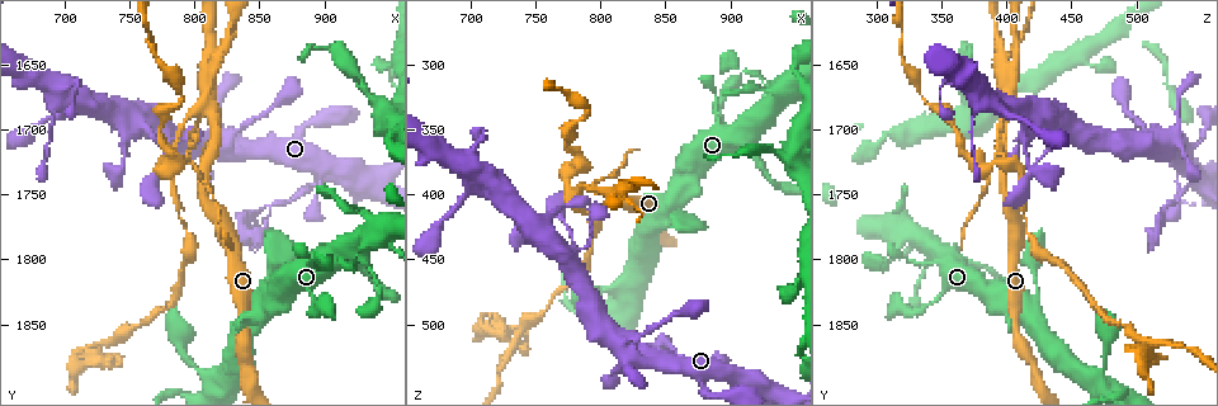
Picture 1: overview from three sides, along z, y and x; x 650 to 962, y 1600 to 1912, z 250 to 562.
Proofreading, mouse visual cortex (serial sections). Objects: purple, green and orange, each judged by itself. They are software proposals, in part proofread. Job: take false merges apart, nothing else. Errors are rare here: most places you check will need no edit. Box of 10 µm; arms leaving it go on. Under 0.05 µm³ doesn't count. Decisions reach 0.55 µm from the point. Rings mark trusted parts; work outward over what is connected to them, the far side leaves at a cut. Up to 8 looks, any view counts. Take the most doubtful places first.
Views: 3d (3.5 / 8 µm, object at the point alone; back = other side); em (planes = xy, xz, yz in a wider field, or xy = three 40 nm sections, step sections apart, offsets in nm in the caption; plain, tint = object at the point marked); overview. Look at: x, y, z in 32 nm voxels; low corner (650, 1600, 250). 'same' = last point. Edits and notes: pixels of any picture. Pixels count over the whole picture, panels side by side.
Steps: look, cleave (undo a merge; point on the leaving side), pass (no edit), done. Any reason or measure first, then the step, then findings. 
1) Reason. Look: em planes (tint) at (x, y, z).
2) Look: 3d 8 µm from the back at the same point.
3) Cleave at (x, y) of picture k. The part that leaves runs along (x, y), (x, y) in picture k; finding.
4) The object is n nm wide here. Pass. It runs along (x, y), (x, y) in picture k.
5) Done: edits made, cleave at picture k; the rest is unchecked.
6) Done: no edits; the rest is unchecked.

Three-way junction. Look: 3d 3.5 µm at (806, 1682, 400).

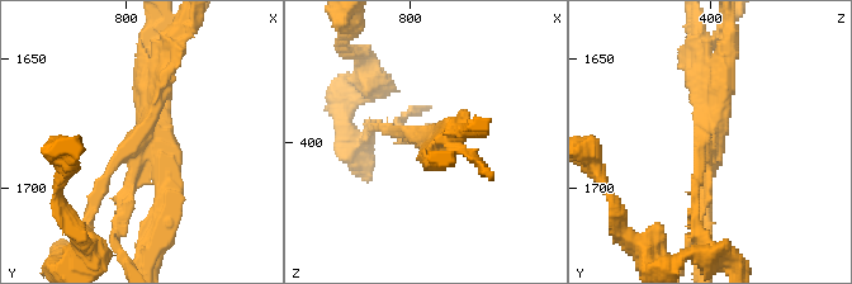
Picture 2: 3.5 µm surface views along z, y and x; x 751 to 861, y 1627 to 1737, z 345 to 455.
Shape alone is not enough. Look: em xy step 2 (tint) at (808, 1682, 400).

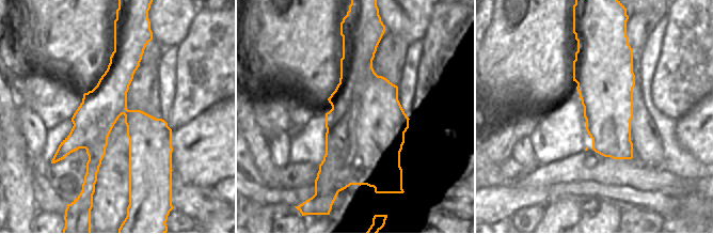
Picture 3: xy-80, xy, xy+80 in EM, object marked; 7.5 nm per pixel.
Look: em xy step 3 (tint) at the same point.

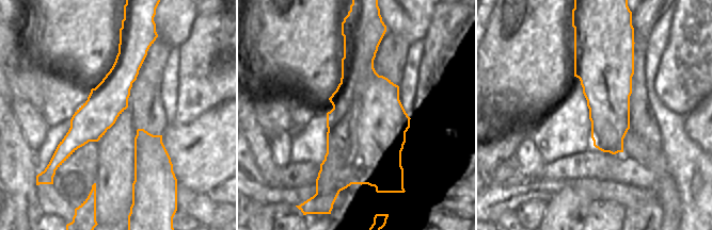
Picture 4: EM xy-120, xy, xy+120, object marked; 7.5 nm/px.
Pass. One cell here.

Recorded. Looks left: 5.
Three-way junction. Look: 3d 3.5 µm at (732, 1864, 512).

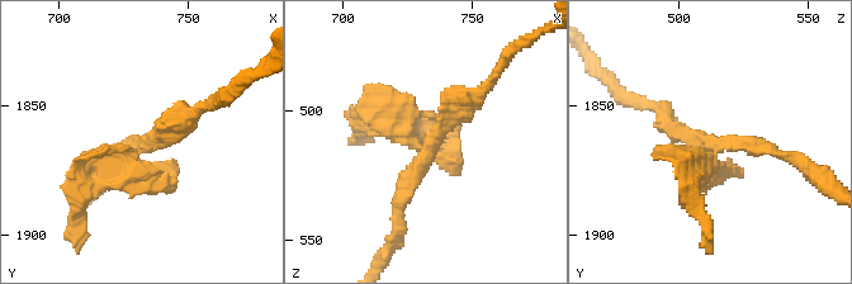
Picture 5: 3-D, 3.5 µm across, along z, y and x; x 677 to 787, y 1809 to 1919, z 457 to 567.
Need the tissue. Look: em xy step 3 (tint) at (734, 1865, 514).

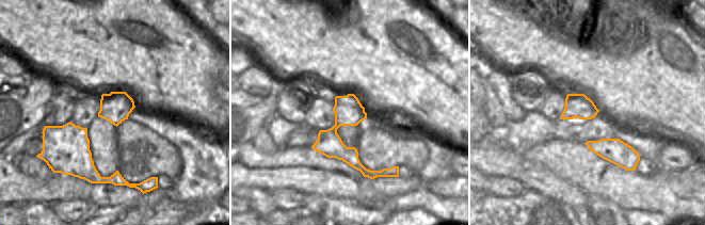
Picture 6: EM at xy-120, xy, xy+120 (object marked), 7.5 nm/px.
The object is 220 nm wide here. Pass. It runs along (192, 112), (83, 194) in picture 5; continuous, no second cell.

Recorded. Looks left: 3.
Sharp bend. Look: 3d 3.5 µm at (896, 1740, 530).

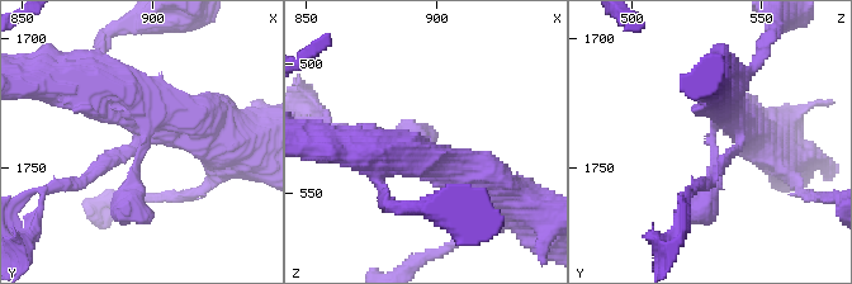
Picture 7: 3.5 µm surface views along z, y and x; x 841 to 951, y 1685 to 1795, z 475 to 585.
Need the tissue. Look: em xy step 1 (tint) at (895, 1742, 532).

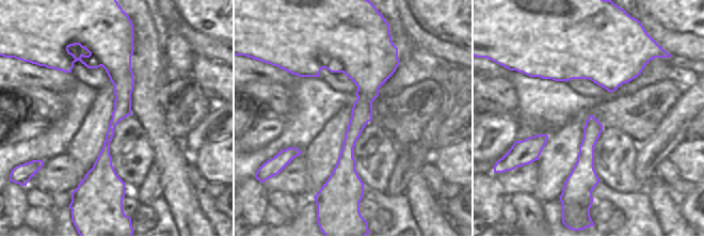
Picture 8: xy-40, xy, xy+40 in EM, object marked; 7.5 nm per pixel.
Cut it another way. Look: em planes (tint) at the same point.

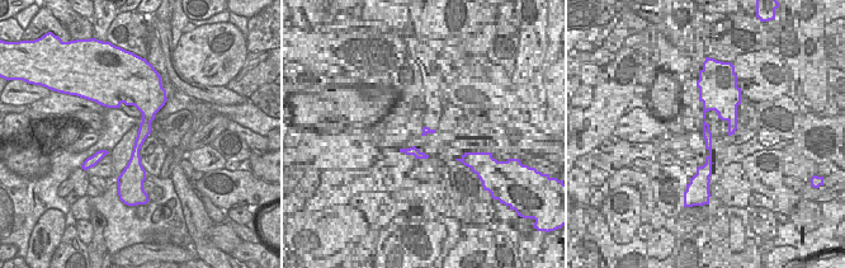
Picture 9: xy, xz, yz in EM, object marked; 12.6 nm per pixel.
Pass. It runs along (108, 84), (147, 123), (132, 204), (151, 216) in picture 7; all the same cell.

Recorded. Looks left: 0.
Done: no edits; the rest is unchecked.

